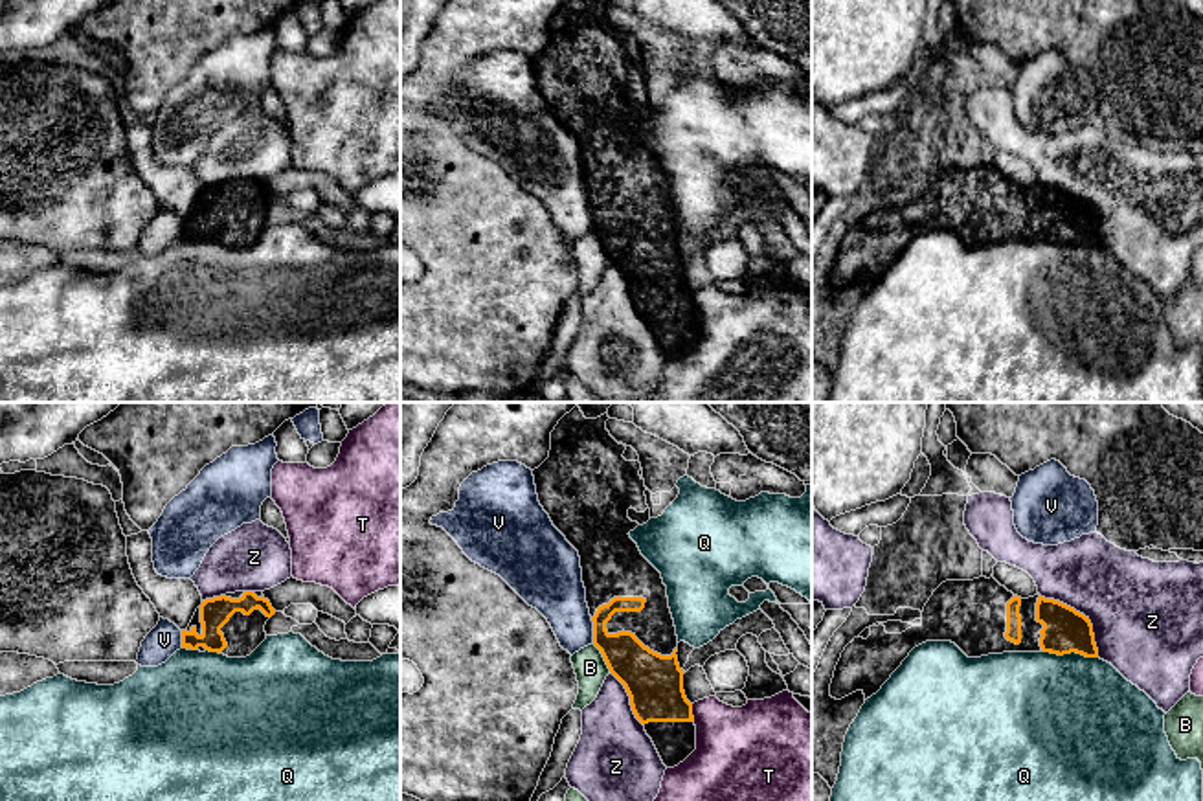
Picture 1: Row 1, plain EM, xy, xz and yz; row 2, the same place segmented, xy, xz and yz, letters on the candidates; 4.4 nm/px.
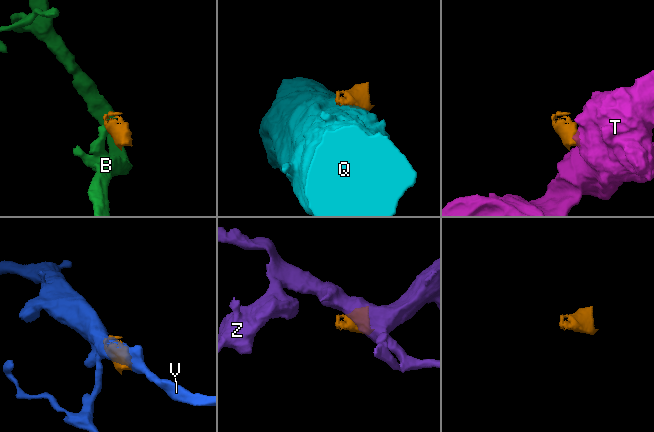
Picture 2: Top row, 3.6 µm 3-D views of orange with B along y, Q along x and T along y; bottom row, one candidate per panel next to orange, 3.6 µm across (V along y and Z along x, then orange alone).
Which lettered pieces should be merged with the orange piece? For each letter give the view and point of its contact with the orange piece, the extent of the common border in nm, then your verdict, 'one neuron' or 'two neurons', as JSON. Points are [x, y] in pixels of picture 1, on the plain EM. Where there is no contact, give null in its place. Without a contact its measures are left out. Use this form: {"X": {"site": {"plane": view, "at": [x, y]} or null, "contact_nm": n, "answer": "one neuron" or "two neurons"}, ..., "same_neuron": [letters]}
{"B": {"site": {"plane": "xz", "at": [603, 245]}, "contact_nm": 160, "answer": "two neurons"}, "Q": {"site": {"plane": "yz", "at": [1071, 239]}, "contact_nm": 240, "answer": "two neurons"}, "T": {"site": {"plane": "xz", "at": [691, 302]}, "contact_nm": 80, "answer": "two neurons"}, "V": {"site": {"plane": "xz", "at": [594, 219]}, "contact_nm": 110, "answer": "two neurons"}, "Z": {"site": {"plane": "yz", "at": [1082, 203]}, "contact_nm": 380, "answer": "two neurons"}, "same_neuron": []}

